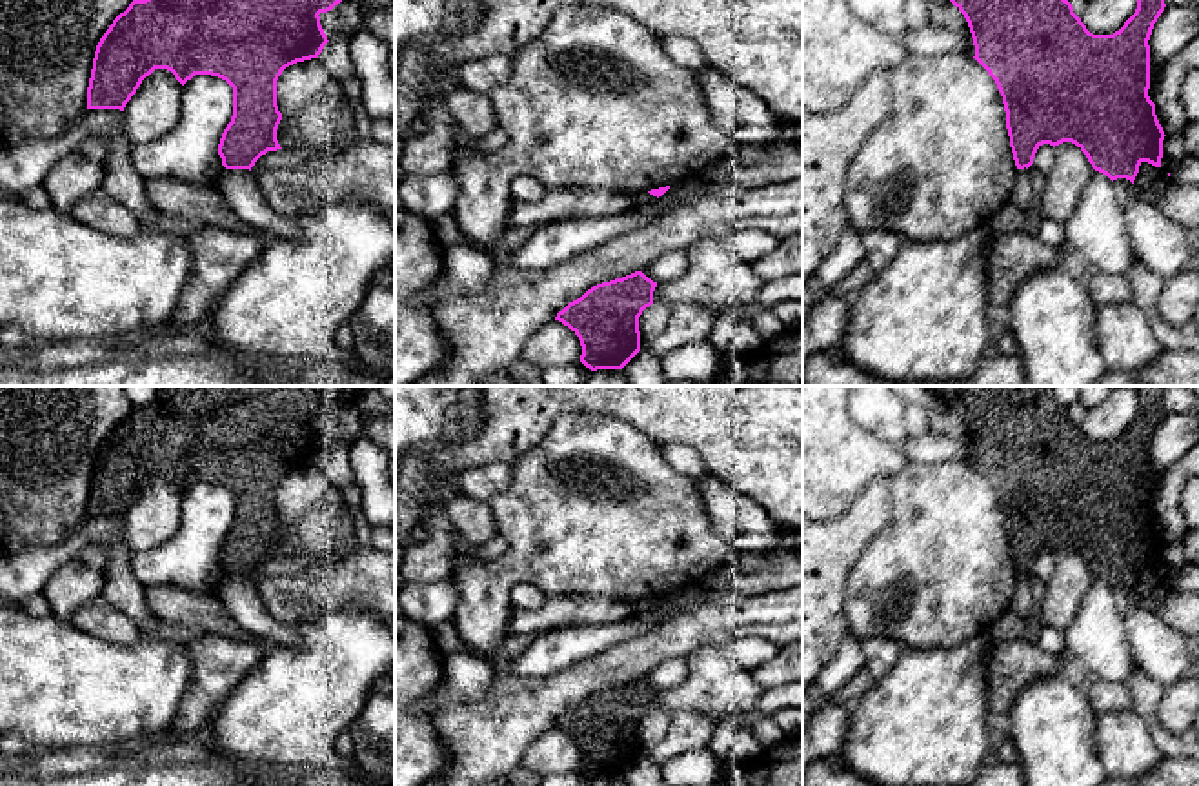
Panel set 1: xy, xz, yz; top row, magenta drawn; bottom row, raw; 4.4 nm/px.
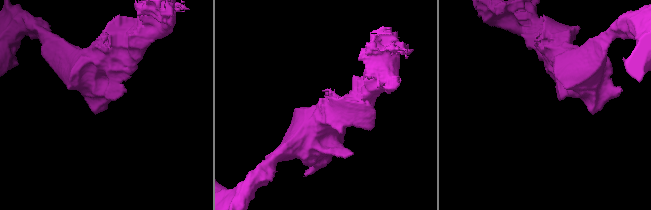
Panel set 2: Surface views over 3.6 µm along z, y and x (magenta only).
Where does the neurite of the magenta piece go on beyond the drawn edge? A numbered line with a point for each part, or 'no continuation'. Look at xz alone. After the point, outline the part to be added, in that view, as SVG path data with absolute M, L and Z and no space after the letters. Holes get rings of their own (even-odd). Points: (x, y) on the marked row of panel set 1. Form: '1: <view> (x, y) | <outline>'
no continuation

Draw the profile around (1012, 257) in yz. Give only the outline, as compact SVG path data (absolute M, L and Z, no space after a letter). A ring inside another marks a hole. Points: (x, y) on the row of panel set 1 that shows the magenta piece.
M997 233L986 257L988 300L1006 311L1015 291L1033 273L1061 269L1066 246L1046 246L1033 233Z

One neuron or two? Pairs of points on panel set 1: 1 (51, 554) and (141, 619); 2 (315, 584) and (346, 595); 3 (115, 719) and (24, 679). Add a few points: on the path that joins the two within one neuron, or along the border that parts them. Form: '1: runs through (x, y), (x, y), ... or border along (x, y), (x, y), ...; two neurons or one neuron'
1: runs through (84, 537), (104, 537), (119, 552), (120, 586); one neuron
2: runs through (322, 586), (339, 588); one neuron
3: runs through (93, 697), (88, 692), (55, 686), (46, 681); one neuron

